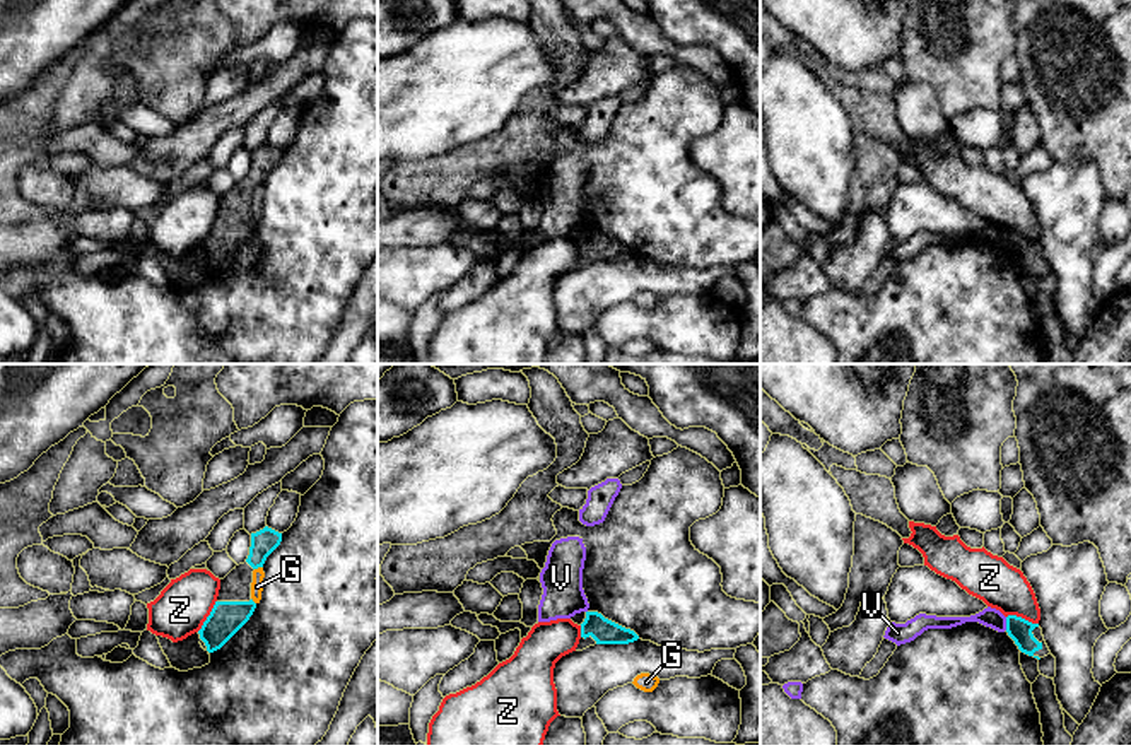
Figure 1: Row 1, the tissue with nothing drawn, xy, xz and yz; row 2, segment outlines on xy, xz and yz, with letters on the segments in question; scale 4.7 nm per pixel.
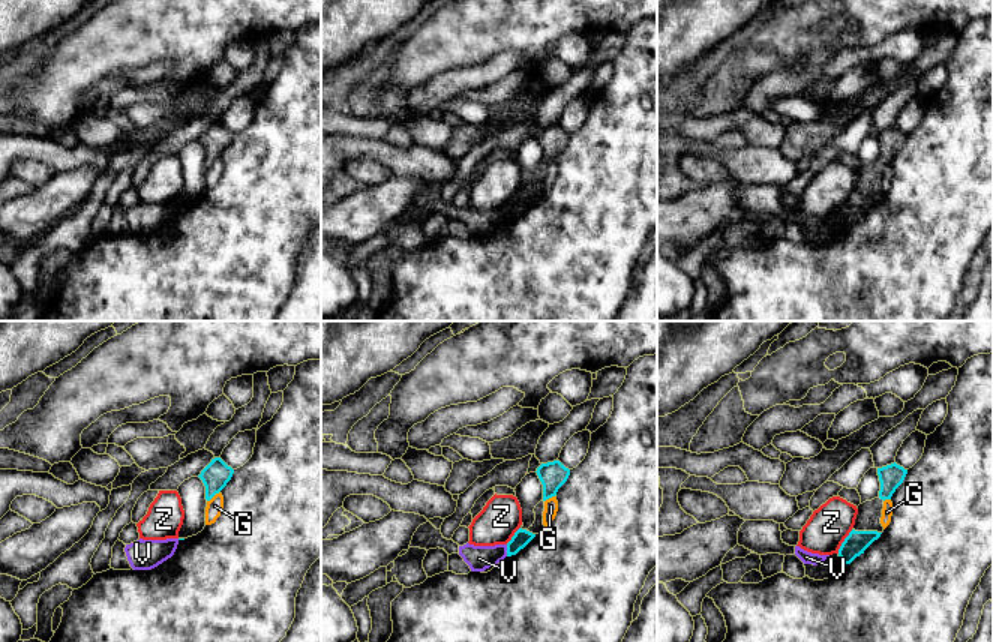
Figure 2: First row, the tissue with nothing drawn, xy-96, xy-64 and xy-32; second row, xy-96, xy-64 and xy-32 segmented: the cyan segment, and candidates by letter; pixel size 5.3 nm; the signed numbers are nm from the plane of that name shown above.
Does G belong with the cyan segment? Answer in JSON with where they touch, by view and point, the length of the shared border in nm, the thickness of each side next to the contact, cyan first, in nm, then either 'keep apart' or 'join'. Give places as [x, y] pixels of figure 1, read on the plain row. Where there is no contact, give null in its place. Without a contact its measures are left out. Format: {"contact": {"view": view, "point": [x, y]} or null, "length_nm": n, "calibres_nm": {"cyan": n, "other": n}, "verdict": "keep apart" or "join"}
{"contact": {"view": "xy", "point": [258, 183]}, "length_nm": 40, "calibres_nm": {"cyan": 120, "other": 60}, "verdict": "keep apart"}

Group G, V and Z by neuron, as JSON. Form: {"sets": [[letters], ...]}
{"sets": [["G", "V"], ["Z"]]}

